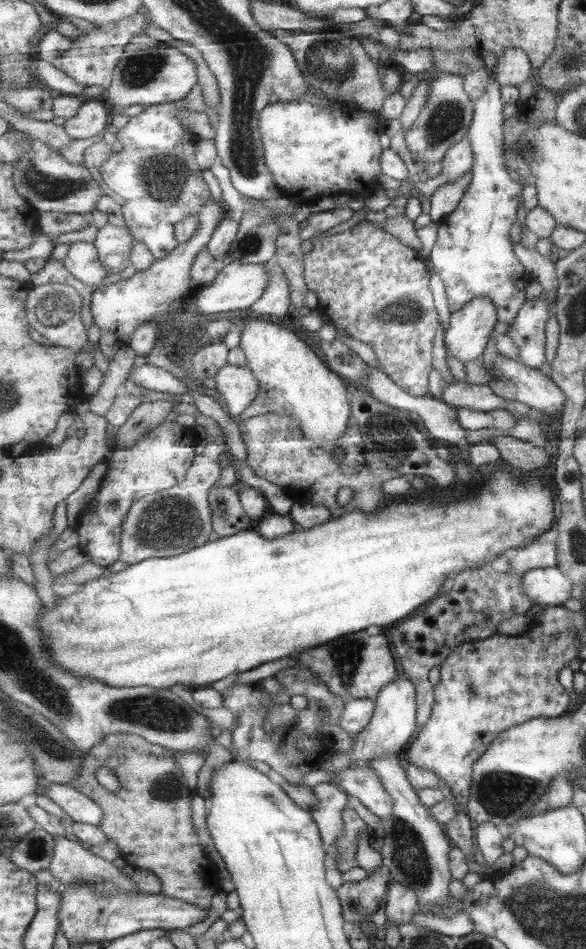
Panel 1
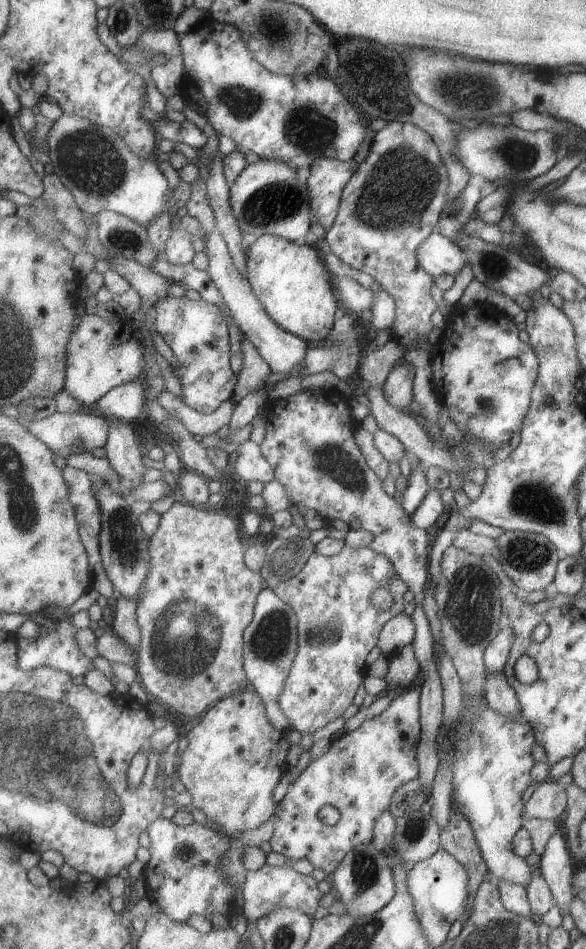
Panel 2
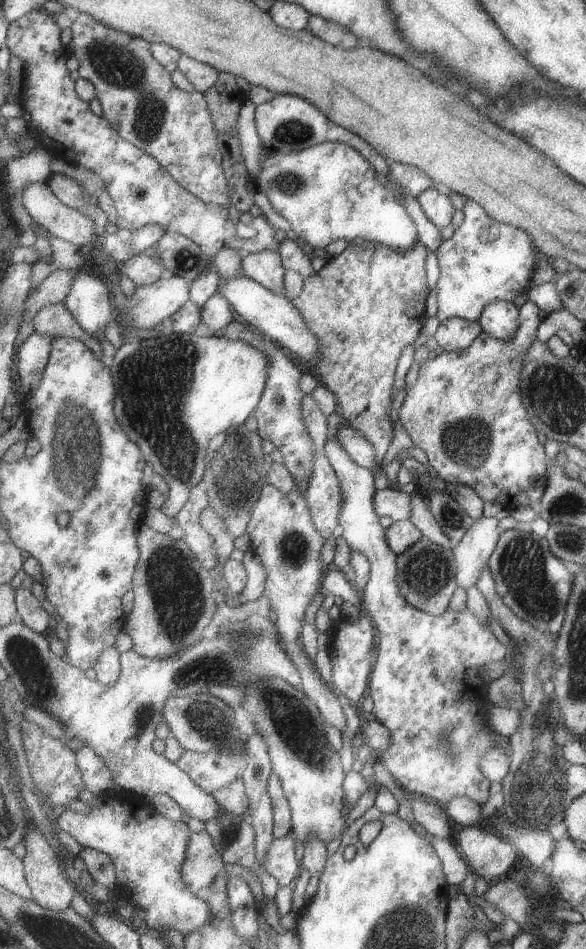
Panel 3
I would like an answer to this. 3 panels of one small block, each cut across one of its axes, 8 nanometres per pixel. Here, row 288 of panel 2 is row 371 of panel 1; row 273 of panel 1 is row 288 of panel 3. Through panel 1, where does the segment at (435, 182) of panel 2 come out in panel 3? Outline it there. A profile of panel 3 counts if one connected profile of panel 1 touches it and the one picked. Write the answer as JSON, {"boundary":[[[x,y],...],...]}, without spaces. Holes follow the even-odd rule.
{"boundary":[[[353,240],[340,255],[330,258],[320,271],[306,278],[303,292],[293,300],[297,310],[305,317],[309,330],[321,341],[322,360],[316,367],[319,382],[337,394],[344,422],[363,432],[363,436],[375,446],[379,465],[385,460],[395,434],[389,410],[399,360],[407,346],[419,343],[429,323],[425,317],[427,298],[431,292],[425,266],[429,252],[428,246],[421,240],[415,248],[405,252],[371,240]]]}

